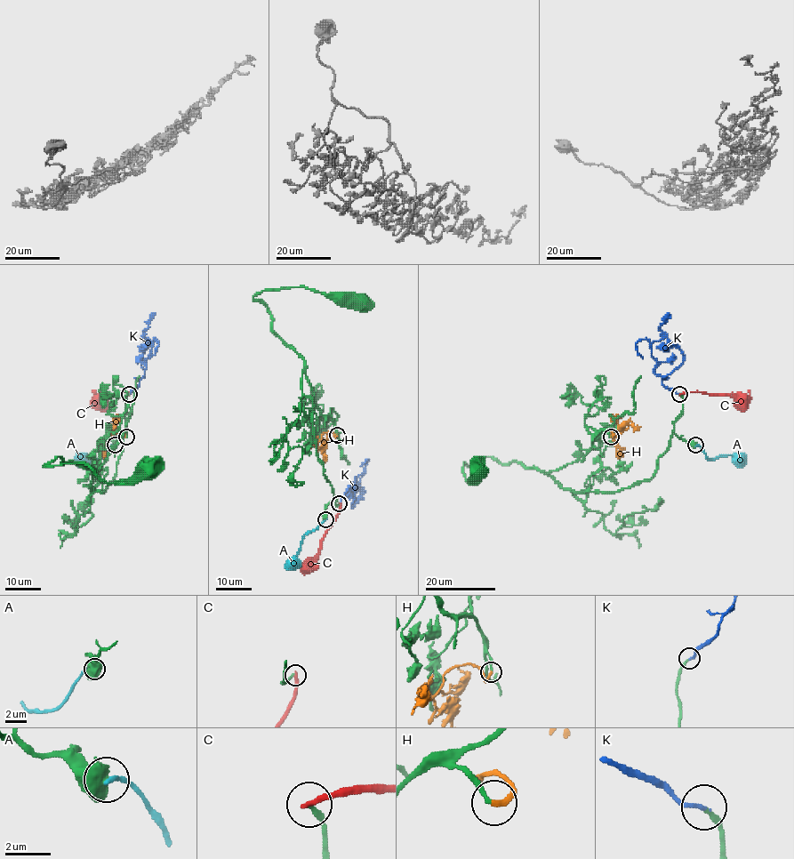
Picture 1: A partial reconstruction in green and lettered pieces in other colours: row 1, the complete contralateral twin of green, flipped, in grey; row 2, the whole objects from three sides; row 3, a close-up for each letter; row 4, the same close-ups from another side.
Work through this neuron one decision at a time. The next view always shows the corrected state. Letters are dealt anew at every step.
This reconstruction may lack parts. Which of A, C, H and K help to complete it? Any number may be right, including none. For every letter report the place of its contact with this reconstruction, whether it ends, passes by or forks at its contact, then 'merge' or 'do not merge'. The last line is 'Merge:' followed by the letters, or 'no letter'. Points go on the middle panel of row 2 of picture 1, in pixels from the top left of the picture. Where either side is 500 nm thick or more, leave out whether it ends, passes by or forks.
A: contact (325, 519); do not merge
C: contact (340, 503); it ends; do not merge
H: contact (337, 435); it ends; merge
K: contact (339, 503); it ends; merge
Merge: H, K

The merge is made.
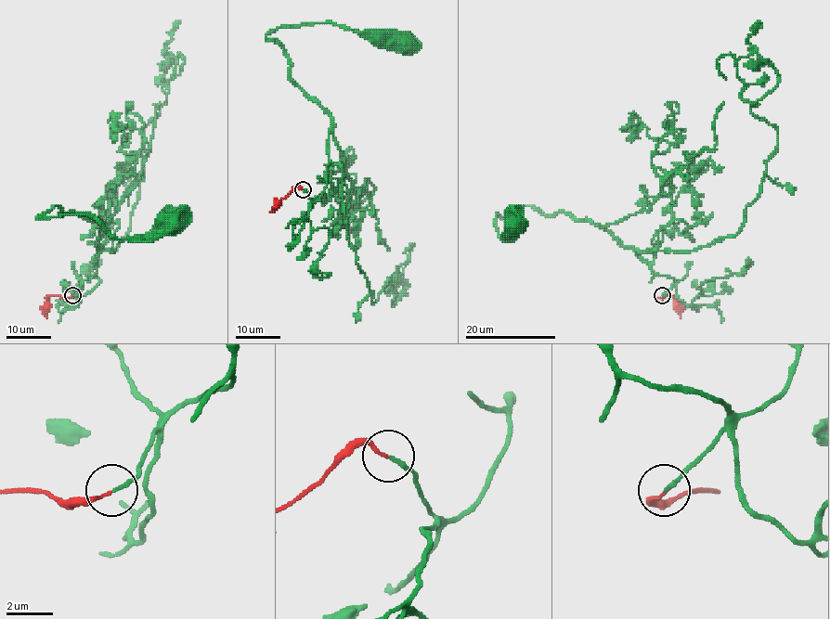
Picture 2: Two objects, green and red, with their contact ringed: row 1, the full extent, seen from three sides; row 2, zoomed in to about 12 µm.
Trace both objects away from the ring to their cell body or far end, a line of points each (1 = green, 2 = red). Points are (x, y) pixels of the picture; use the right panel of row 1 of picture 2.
1: (662, 296), (674, 280), (588, 219), (527, 206), (496, 213), (505, 240), (513, 224)
2: (662, 296), (673, 296), (680, 317)

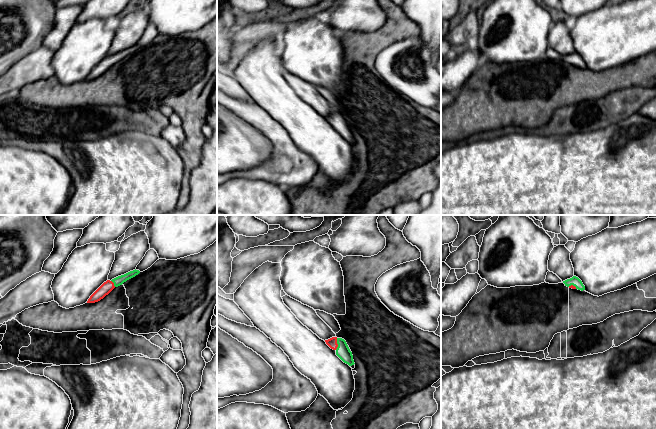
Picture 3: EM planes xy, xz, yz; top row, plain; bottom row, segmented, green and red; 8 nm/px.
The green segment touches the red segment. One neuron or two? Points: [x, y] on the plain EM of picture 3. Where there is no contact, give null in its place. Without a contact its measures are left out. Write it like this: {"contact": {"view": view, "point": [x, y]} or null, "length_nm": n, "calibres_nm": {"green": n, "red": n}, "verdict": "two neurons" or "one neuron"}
{"contact": {"view": "xz", "point": [337, 119]}, "length_nm": 100, "calibres_nm": {"green": 110, "red": 80}, "verdict": "one neuron"}

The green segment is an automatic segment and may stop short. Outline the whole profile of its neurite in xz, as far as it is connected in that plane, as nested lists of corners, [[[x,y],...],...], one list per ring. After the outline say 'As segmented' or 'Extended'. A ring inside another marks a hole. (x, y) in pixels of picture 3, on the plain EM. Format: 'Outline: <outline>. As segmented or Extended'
Outline: [[[332,113],[325,116],[326,120],[336,127],[336,131],[349,142],[354,141],[353,131],[346,117],[342,114]]]. Extended

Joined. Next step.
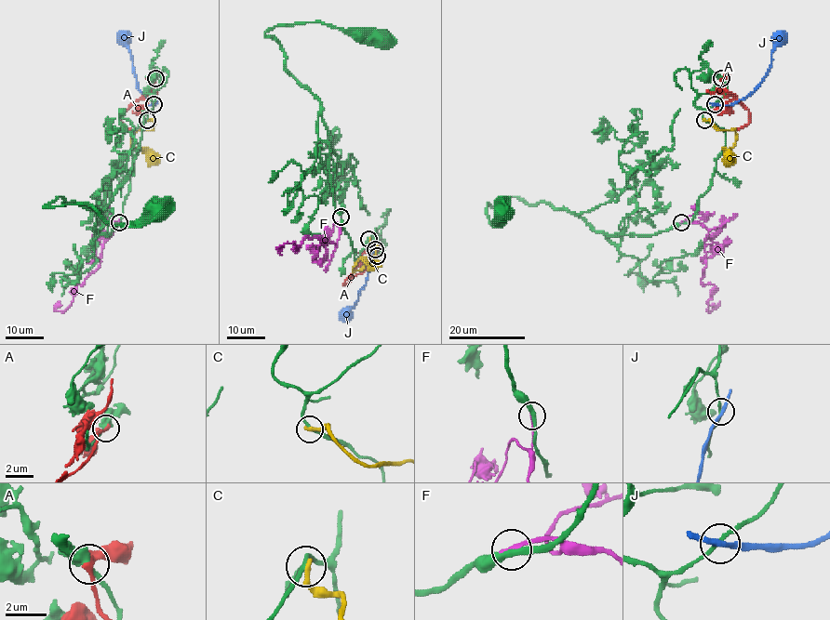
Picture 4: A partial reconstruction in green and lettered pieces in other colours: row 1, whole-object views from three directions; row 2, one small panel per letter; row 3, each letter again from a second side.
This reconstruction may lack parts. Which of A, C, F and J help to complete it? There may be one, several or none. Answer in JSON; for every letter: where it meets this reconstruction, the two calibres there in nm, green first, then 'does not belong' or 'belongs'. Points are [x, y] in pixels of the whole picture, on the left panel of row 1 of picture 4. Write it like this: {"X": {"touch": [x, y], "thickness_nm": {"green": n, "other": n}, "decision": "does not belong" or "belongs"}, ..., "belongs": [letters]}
{"A": {"touch": [155, 78], "thickness_nm": {"green": 360, "other": 240}, "decision": "does not belong"}, "C": {"touch": [147, 120], "thickness_nm": {"green": 190, "other": 300}, "decision": "does not belong"}, "F": {"touch": [119, 222], "thickness_nm": {"green": 320, "other": 280}, "decision": "belongs"}, "J": {"touch": [153, 104], "thickness_nm": {"green": 170, "other": 260}, "decision": "does not belong"}, "belongs": ["F"]}

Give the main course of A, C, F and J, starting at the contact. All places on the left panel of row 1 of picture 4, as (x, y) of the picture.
A: (155, 78), (153, 90), (135, 100), (121, 118), (121, 123), (132, 130)
C: (147, 120), (153, 121), (153, 127), (151, 130), (139, 129), (133, 135), (130, 146), (141, 150), (157, 164)
F: (118, 223), (103, 245), (100, 267), (75, 287), (72, 304), (60, 311), (57, 310), (60, 302)
J: (153, 104), (148, 104), (139, 89), (128, 39), (120, 32)

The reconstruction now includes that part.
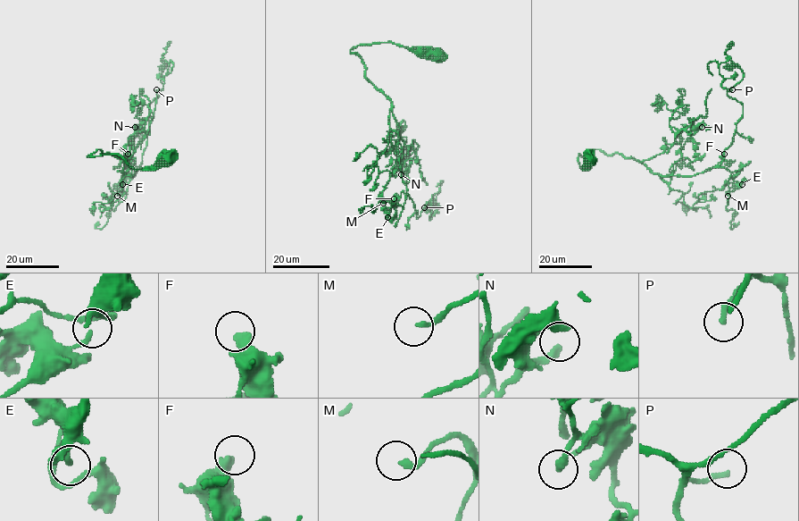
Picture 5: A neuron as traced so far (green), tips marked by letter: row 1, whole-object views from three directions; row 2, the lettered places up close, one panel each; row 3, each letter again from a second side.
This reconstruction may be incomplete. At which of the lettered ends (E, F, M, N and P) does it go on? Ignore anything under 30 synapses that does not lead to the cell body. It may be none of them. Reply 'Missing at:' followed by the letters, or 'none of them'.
Missing at: none of them

